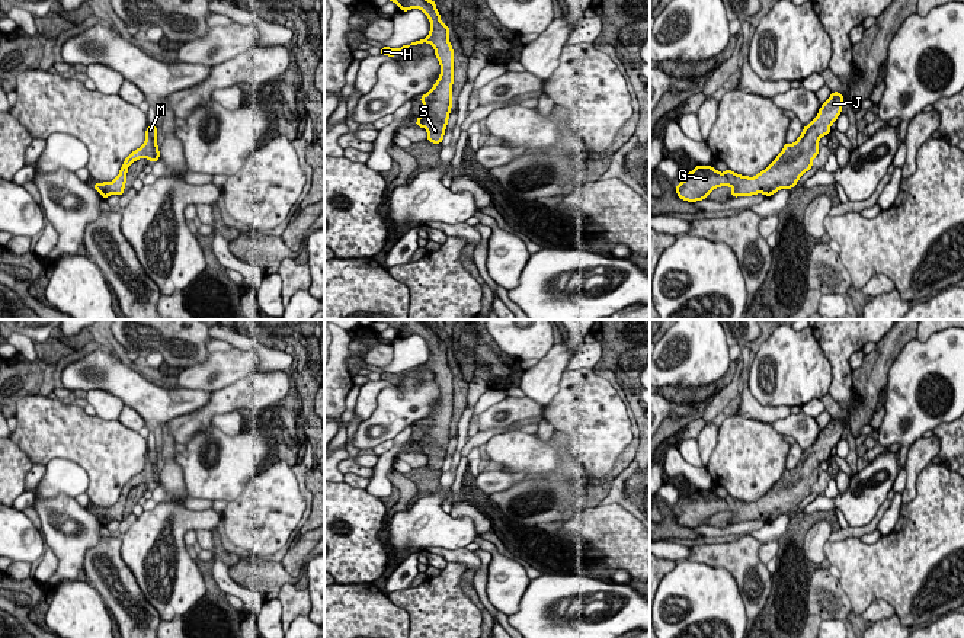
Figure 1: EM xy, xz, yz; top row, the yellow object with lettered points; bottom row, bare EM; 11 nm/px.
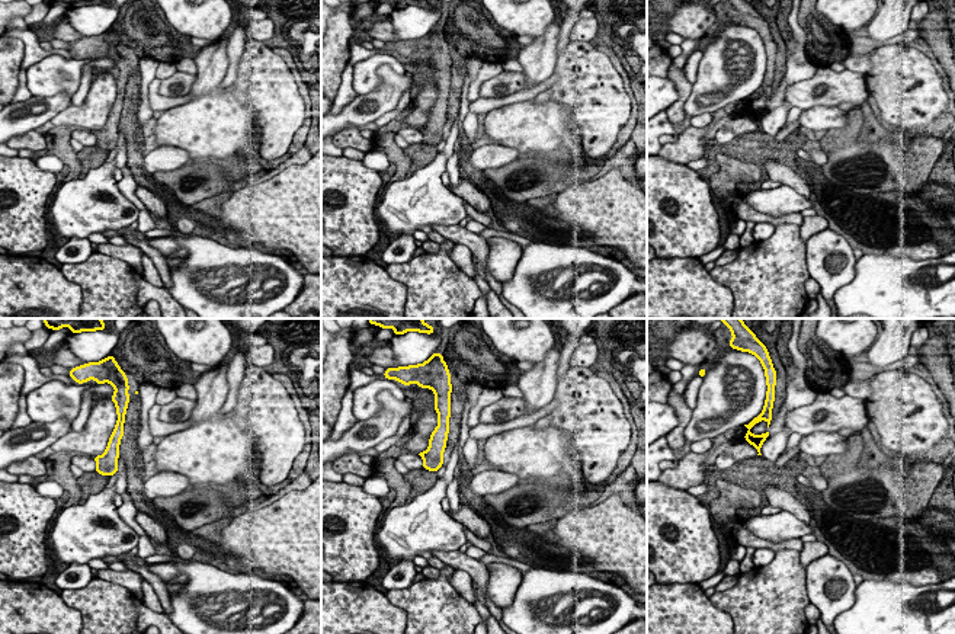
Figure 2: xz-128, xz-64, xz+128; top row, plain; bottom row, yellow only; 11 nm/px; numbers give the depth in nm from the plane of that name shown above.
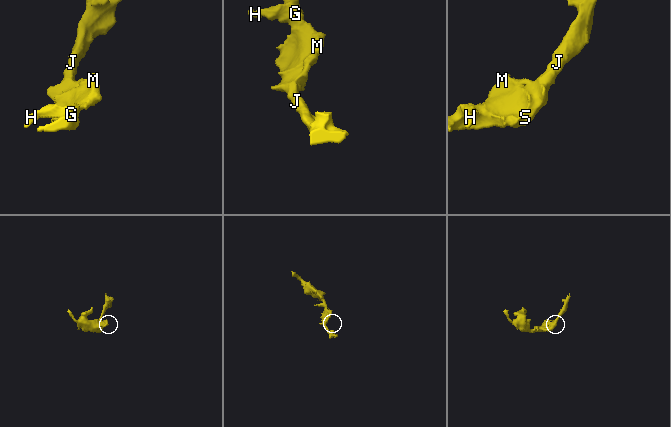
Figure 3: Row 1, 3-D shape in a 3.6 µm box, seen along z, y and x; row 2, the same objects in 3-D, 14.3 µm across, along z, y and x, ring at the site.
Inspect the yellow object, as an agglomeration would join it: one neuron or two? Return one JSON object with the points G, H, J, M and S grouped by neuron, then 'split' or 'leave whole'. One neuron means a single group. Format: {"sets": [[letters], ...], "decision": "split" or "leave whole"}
{"sets": [["G", "H", "J", "M", "S"]], "decision": "leave whole"}

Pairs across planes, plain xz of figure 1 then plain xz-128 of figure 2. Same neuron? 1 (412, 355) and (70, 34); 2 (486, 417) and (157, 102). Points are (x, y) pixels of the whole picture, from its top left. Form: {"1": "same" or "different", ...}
{"1": "different", "2": "different"}

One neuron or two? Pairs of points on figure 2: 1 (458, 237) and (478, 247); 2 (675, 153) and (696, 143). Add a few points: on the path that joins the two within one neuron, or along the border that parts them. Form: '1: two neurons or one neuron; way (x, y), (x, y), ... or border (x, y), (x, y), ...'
1: one neuron; way (462, 237), (474, 243)
2: one neuron; way (681, 151), (691, 144)

